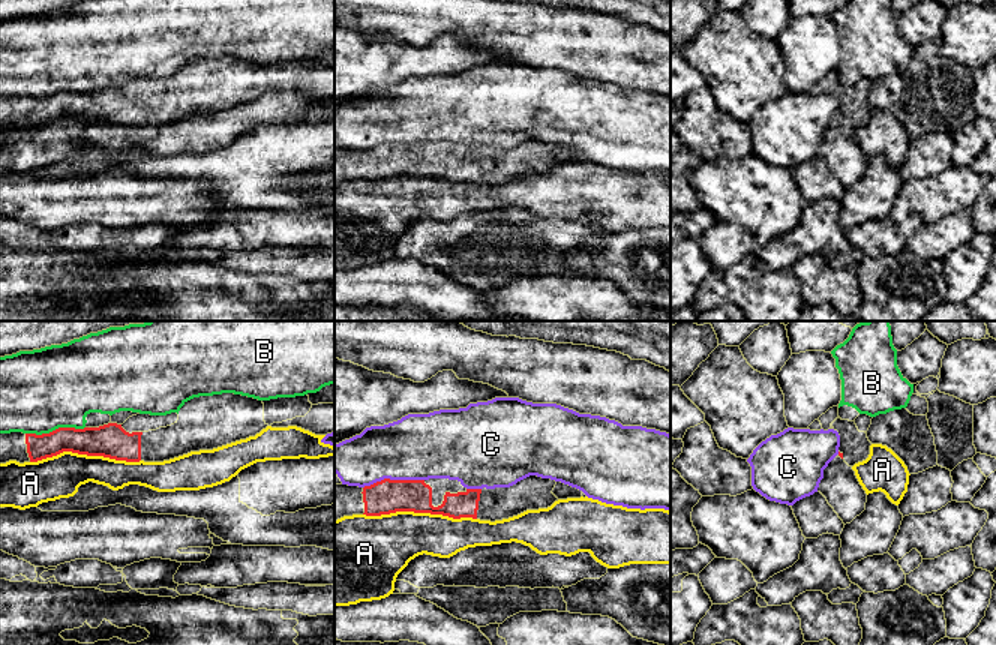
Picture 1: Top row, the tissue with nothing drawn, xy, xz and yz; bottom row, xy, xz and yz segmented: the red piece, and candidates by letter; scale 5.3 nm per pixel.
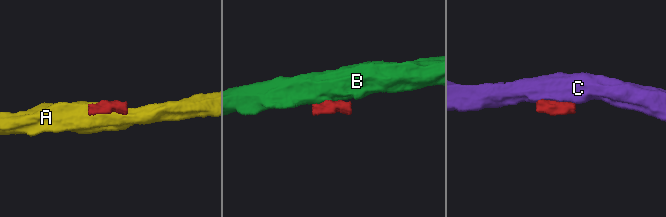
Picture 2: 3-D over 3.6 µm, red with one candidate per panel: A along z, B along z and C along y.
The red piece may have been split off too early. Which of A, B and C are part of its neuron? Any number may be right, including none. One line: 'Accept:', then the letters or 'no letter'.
Accept: no letter

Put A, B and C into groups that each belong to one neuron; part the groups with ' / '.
A / B / C

